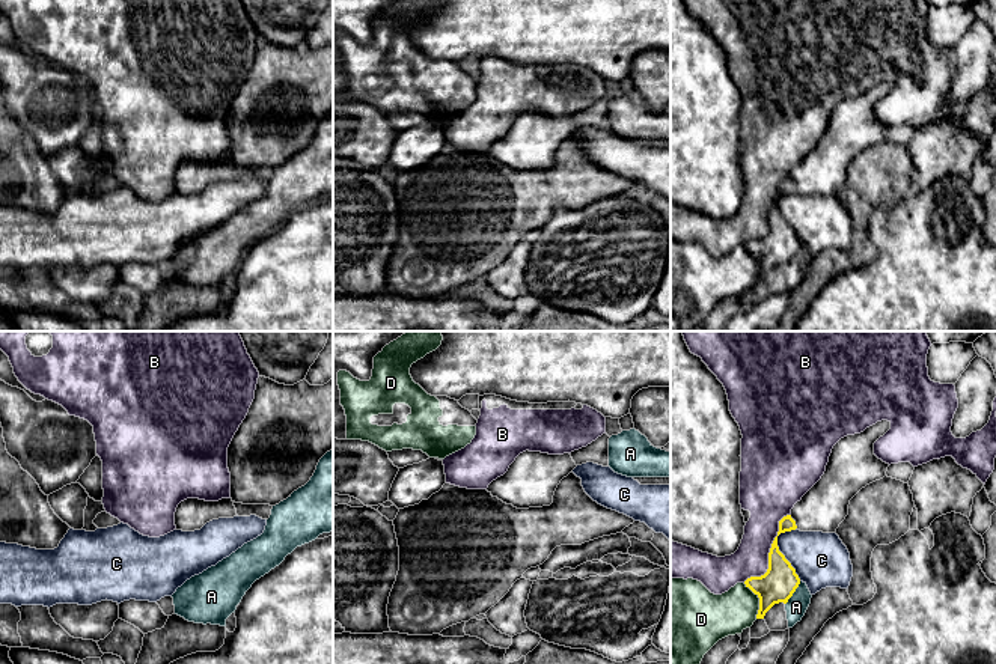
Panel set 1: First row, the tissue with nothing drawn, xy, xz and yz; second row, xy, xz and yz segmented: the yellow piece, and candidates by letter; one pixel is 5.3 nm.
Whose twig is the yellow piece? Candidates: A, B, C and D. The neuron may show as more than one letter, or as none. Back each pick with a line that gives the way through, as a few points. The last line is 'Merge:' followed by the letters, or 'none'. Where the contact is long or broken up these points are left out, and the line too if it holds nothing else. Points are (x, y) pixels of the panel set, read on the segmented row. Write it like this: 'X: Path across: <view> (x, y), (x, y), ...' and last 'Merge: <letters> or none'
Merge: none

